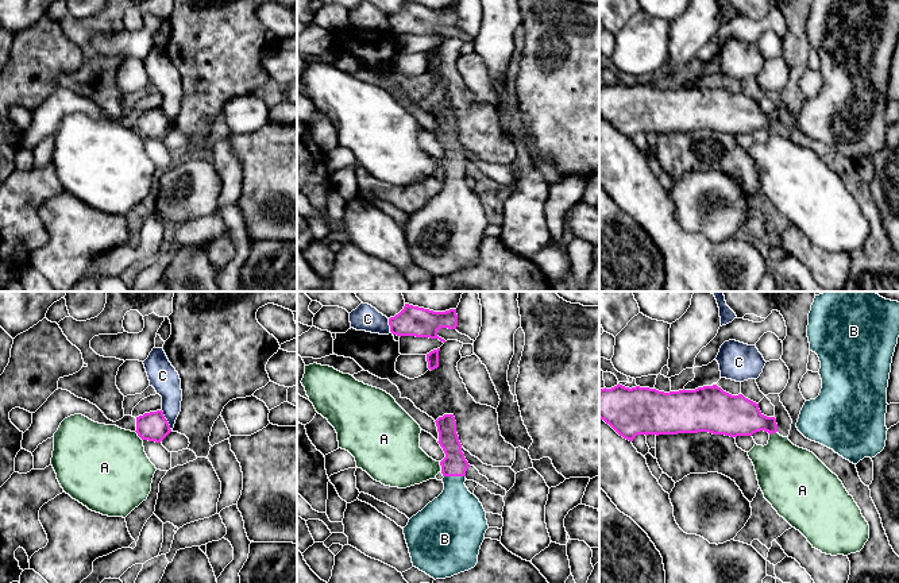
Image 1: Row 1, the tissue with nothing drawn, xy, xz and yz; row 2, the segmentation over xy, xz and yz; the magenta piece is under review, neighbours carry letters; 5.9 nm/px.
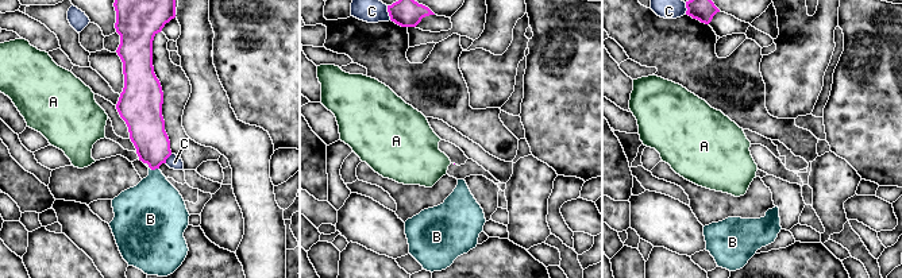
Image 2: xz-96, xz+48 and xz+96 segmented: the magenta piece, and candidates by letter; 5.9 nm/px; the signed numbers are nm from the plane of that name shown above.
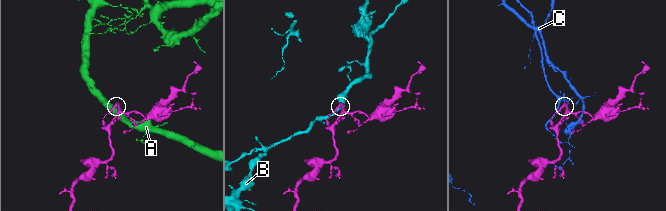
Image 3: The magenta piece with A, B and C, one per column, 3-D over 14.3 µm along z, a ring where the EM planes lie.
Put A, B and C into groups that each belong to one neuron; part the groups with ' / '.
A / B / C

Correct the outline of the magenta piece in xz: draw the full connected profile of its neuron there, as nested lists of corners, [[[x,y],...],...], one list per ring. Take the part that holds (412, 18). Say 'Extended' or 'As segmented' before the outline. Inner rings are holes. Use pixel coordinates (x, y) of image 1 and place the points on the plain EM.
As segmented. [[[405,1],[404,7],[389,16],[390,30],[397,34],[416,34],[439,36],[445,40],[444,36],[437,34],[437,28],[441,26],[456,27],[458,12],[456,7],[445,9],[433,9],[429,7],[413,4]]]

